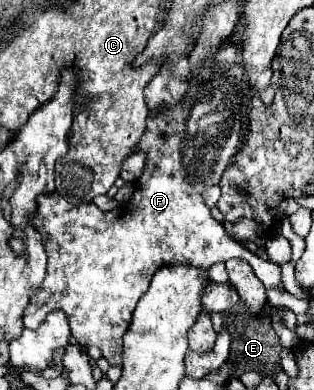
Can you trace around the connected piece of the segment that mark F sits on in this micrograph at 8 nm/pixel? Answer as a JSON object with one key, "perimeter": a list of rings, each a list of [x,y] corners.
{"perimeter":[[[232,41],[222,45],[222,49],[218,51],[218,61],[210,61],[210,65],[202,69],[202,77],[198,77],[198,81],[188,81],[188,91],[176,107],[164,111],[162,115],[148,115],[146,133],[138,143],[138,151],[144,151],[148,155],[148,161],[142,177],[136,181],[136,191],[126,205],[106,212],[100,211],[94,203],[74,207],[58,193],[38,195],[38,207],[32,225],[42,235],[48,255],[48,269],[42,285],[36,289],[36,293],[30,295],[30,303],[24,309],[22,321],[26,329],[36,329],[50,311],[60,309],[68,317],[72,337],[82,347],[96,345],[110,365],[120,367],[122,335],[130,327],[136,303],[148,291],[152,275],[164,265],[190,265],[194,269],[208,271],[214,263],[244,259],[250,263],[256,277],[266,287],[282,287],[280,267],[268,259],[260,259],[256,253],[244,249],[238,241],[234,241],[226,233],[226,229],[216,219],[212,219],[210,209],[206,209],[206,203],[200,195],[202,189],[220,183],[226,165],[230,165],[234,153],[238,151],[240,119],[248,93],[246,75],[242,65],[238,63],[240,53]]]}

